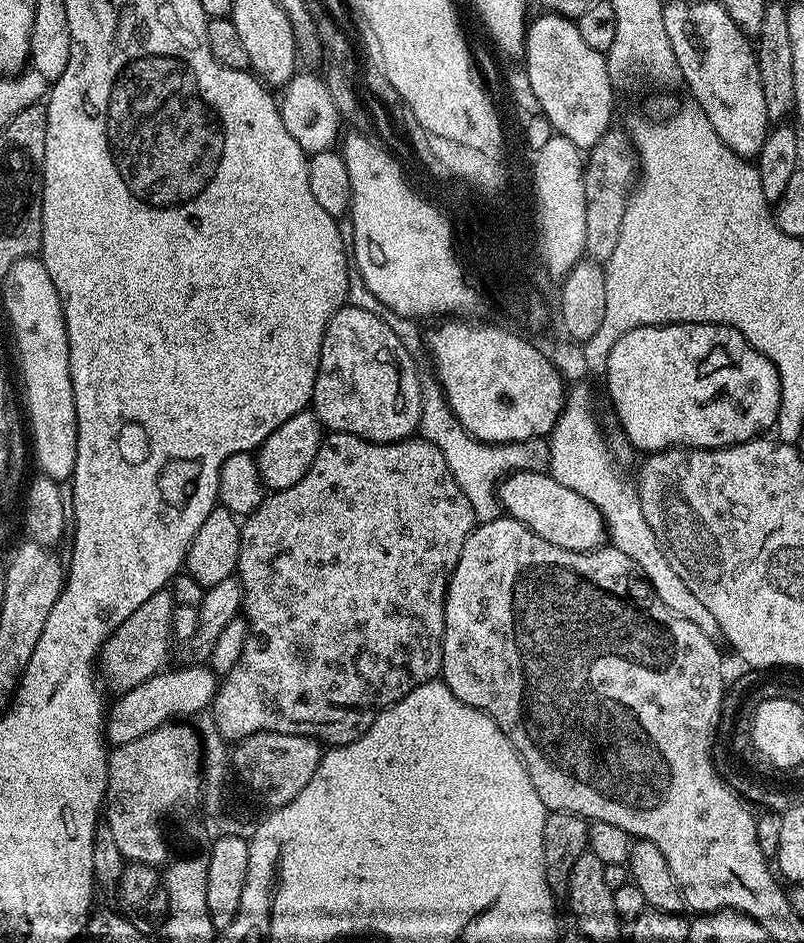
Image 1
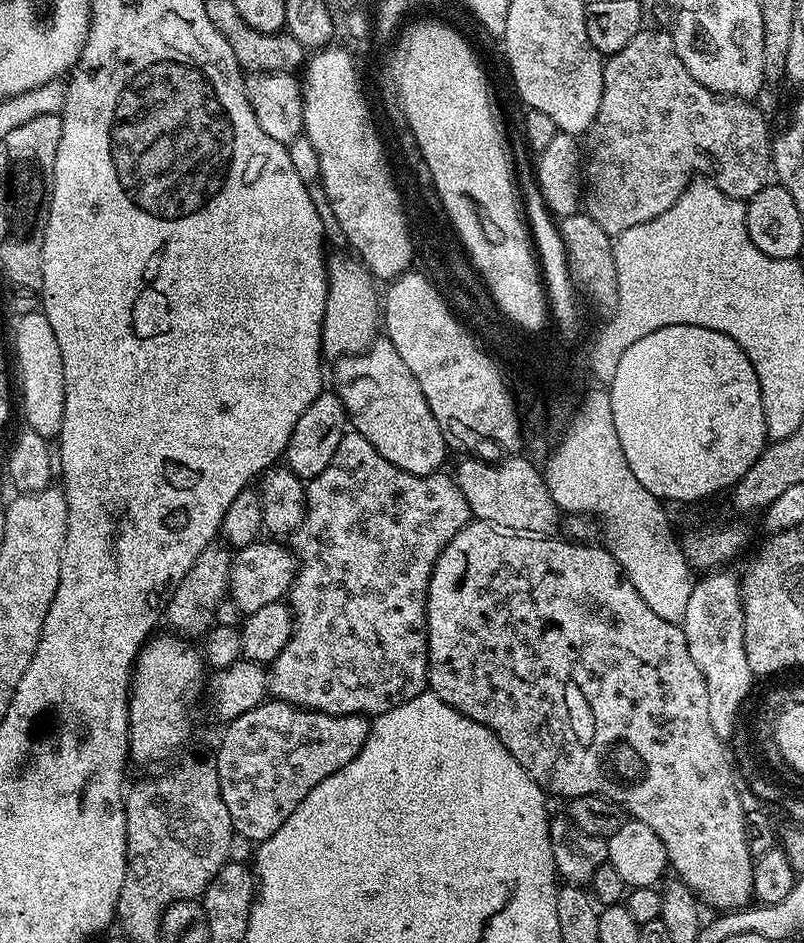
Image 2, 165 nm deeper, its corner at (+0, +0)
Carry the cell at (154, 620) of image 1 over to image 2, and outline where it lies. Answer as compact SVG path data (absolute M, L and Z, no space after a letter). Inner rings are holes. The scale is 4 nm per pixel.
M213 542L198 554L198 562L190 566L186 578L178 582L174 594L168 599L166 624L173 633L181 638L203 637L213 627L216 607L228 596L228 579L232 569L233 553L223 543Z

